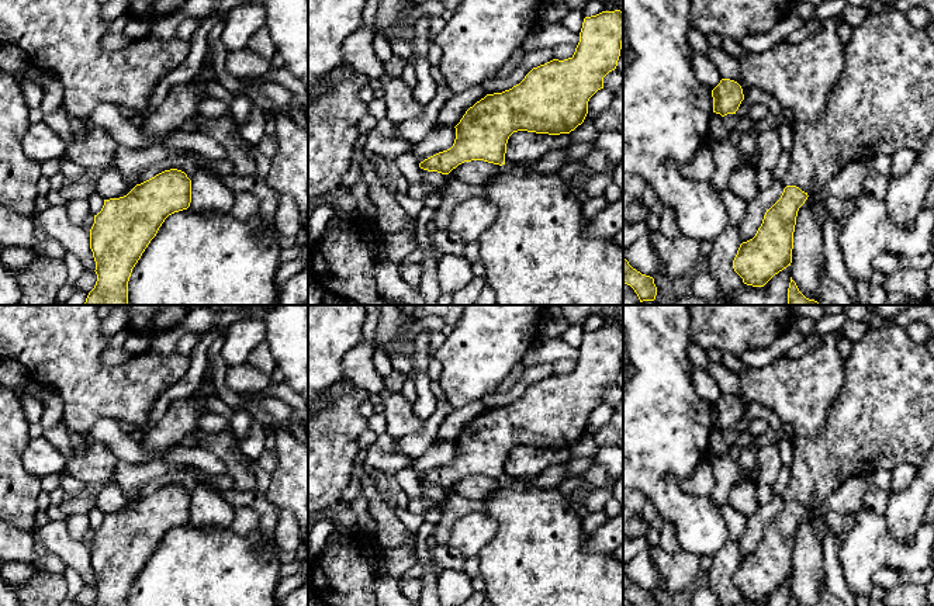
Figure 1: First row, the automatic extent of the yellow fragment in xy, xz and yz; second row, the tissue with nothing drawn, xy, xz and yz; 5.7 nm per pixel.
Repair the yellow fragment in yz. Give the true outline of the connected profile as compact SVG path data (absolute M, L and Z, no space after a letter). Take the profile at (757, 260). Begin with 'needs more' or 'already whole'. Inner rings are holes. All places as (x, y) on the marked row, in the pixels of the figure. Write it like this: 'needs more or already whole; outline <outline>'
already whole; outline M786 186L781 198L767 209L755 236L740 245L733 269L744 284L764 287L791 266L796 217L807 197L799 187Z

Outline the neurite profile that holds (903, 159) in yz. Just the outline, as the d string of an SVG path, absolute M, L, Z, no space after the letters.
M902 148L896 150L892 157L890 176L900 177L904 176L916 163L917 152L909 148Z

